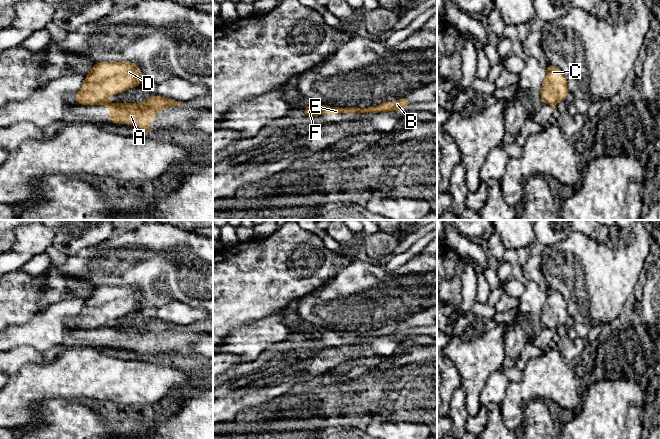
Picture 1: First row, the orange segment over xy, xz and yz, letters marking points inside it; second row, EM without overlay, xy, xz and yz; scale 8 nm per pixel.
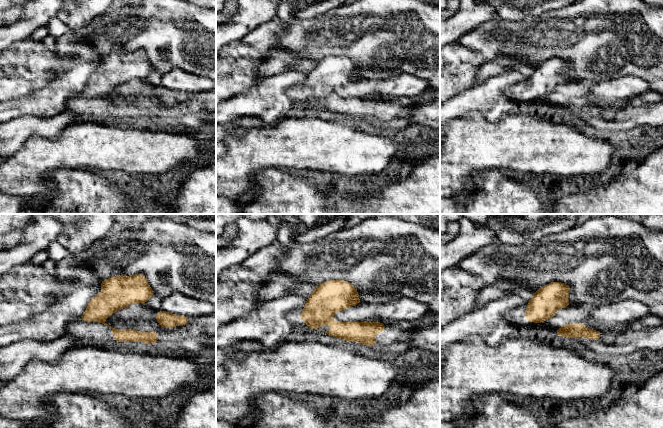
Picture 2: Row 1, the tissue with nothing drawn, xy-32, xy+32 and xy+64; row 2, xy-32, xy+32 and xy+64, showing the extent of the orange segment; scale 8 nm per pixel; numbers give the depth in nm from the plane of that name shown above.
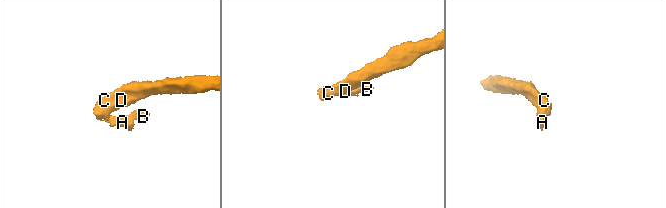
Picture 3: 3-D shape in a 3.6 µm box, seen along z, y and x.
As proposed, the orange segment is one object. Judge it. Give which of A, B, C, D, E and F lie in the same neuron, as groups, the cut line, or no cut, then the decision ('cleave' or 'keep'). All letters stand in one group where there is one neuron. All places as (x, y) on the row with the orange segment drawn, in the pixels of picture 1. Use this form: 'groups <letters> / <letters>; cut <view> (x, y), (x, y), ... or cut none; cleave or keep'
groups A B E / C D F; cut xy (106, 100), (95, 104); cleave

